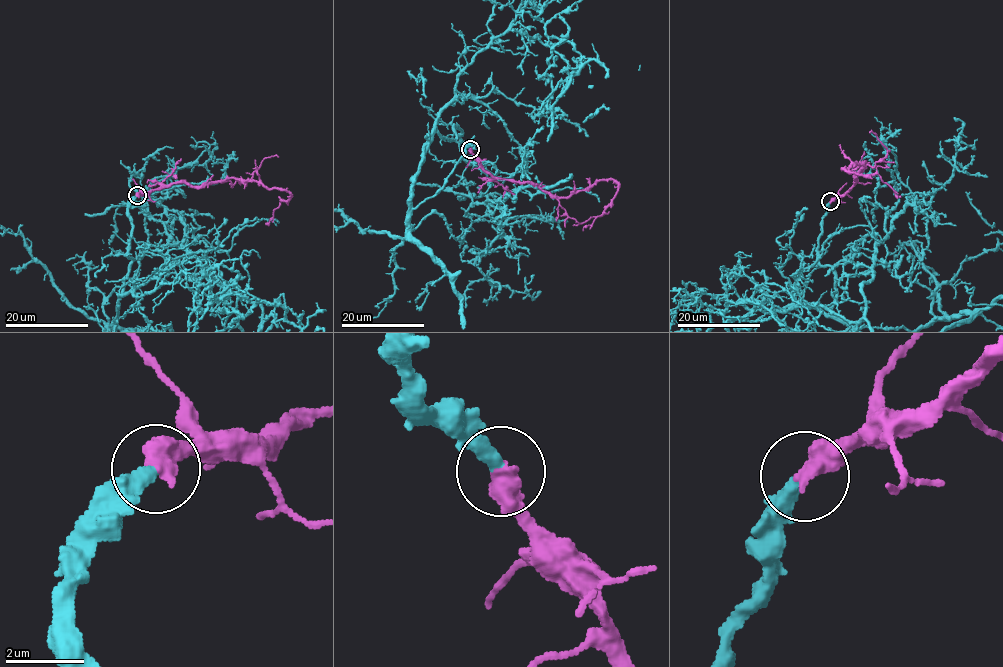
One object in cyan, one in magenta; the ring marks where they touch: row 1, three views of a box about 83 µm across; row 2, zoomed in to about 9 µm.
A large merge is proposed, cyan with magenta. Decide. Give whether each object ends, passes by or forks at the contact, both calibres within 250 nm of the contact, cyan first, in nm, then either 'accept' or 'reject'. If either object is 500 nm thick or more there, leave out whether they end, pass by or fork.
400/600 nm | accept

